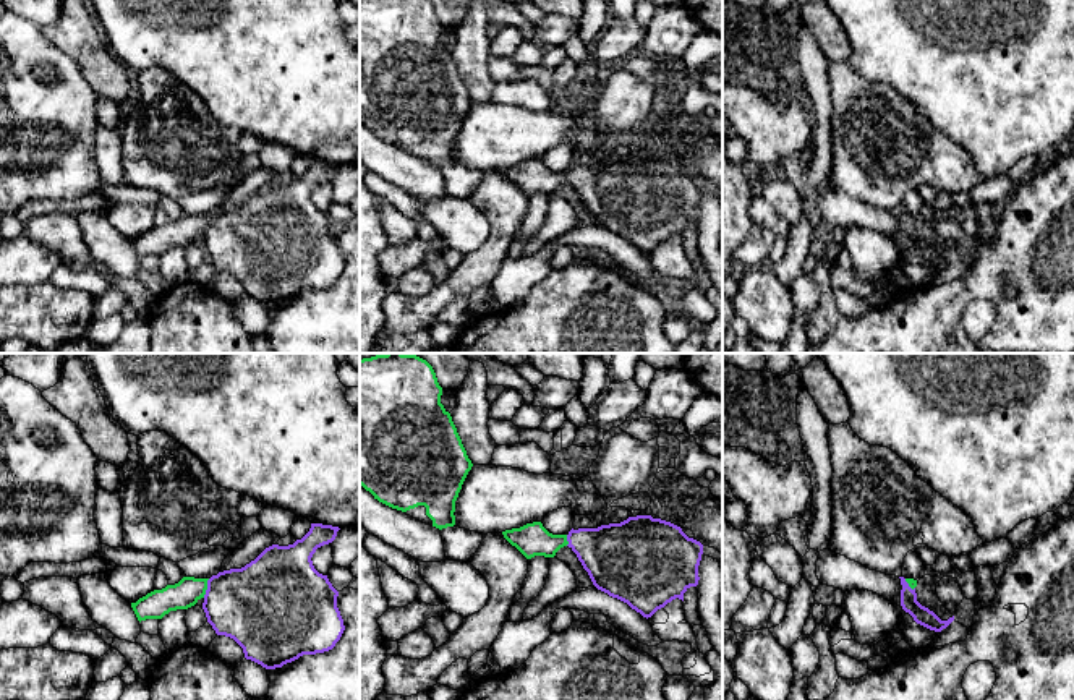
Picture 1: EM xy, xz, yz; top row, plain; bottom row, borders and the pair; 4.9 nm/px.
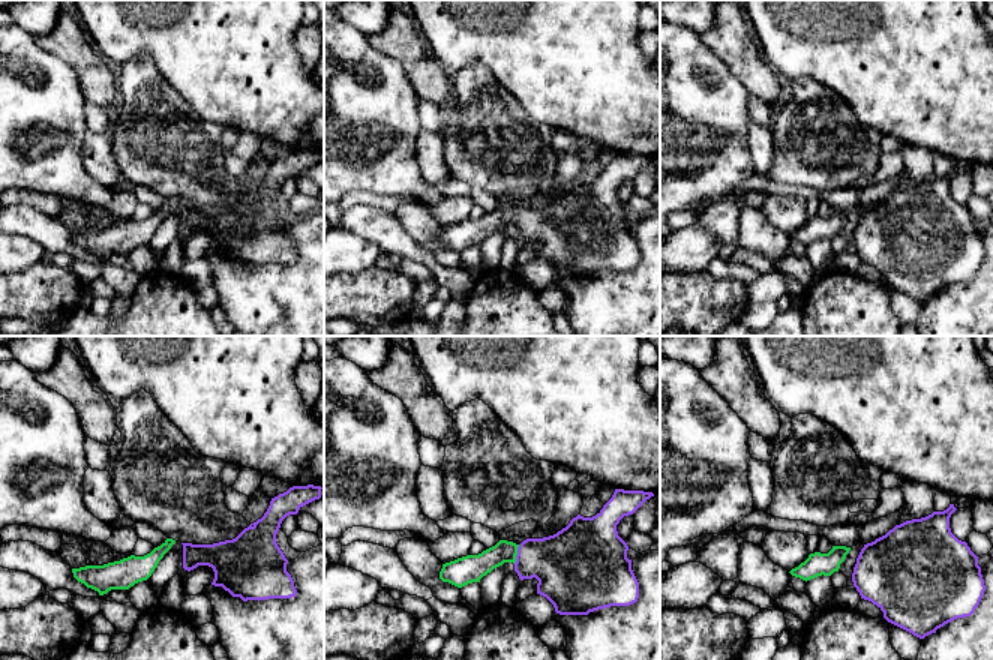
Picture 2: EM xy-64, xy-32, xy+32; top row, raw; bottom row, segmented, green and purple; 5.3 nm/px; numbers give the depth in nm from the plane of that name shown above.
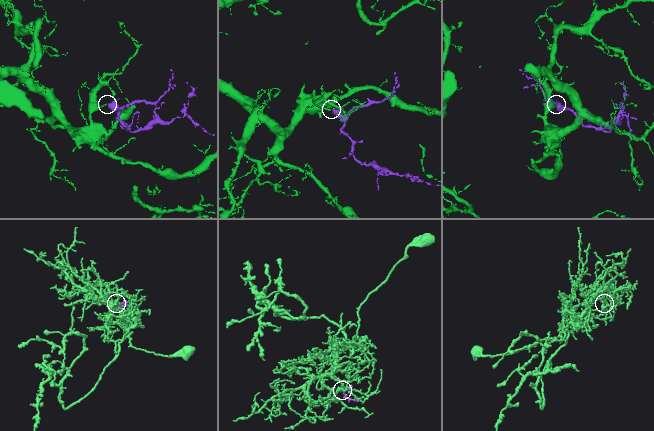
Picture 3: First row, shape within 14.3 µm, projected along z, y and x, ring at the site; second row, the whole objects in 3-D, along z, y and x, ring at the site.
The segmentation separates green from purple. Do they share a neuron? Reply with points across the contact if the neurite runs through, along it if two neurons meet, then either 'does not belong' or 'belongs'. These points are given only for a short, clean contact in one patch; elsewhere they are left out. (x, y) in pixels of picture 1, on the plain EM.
across xy (185, 230), (191, 226), (206, 226), (253, 242) | belongs

